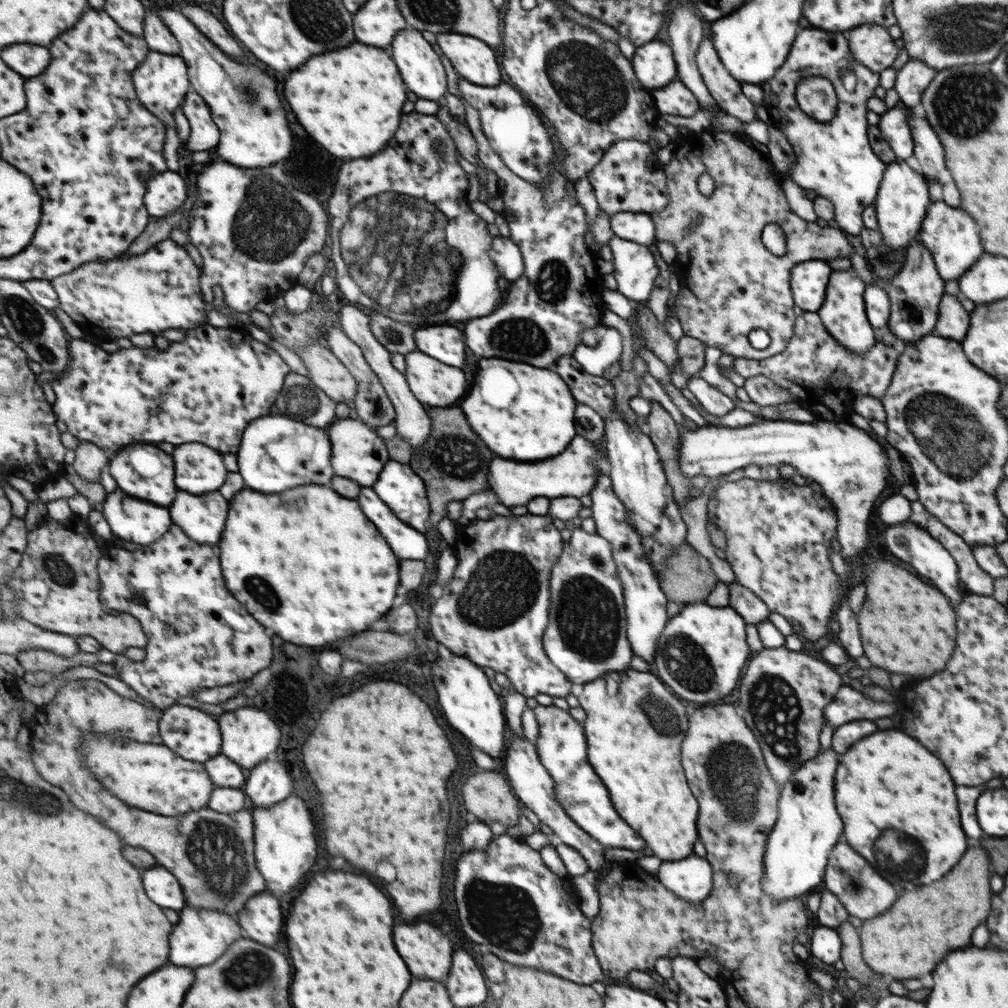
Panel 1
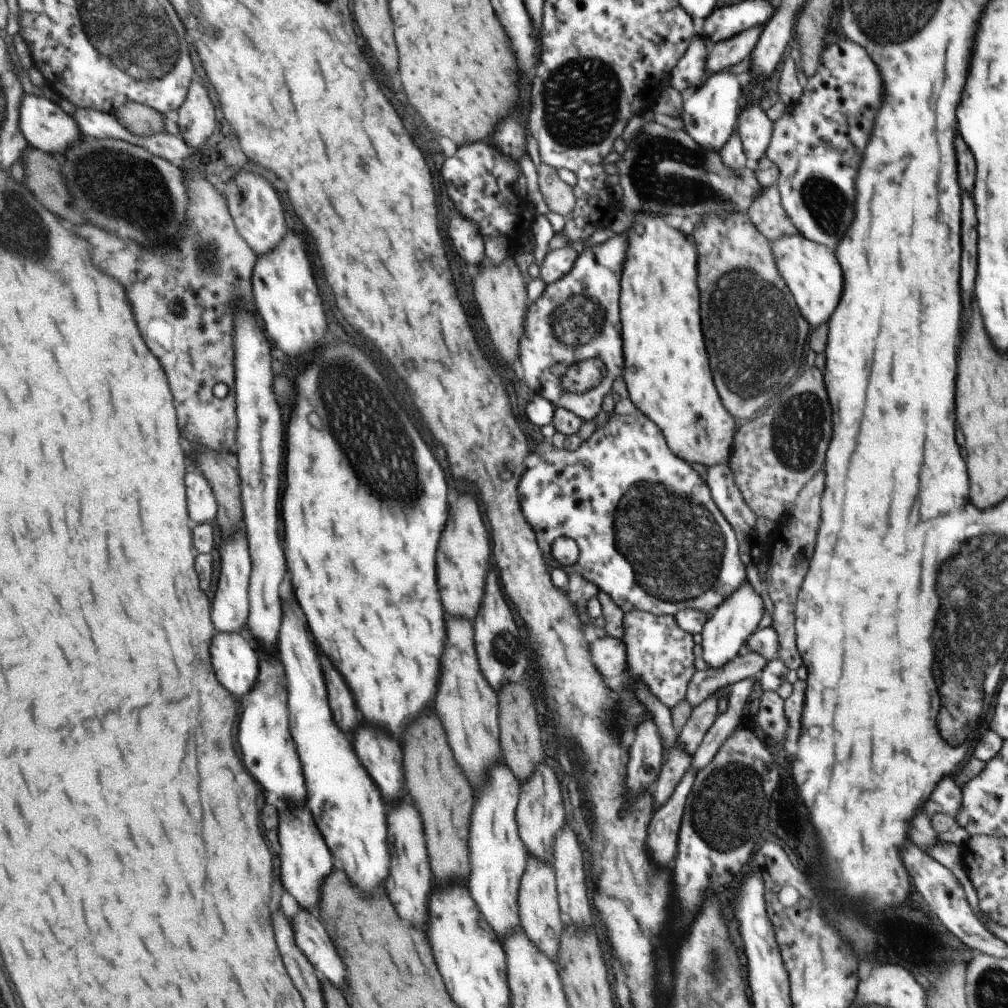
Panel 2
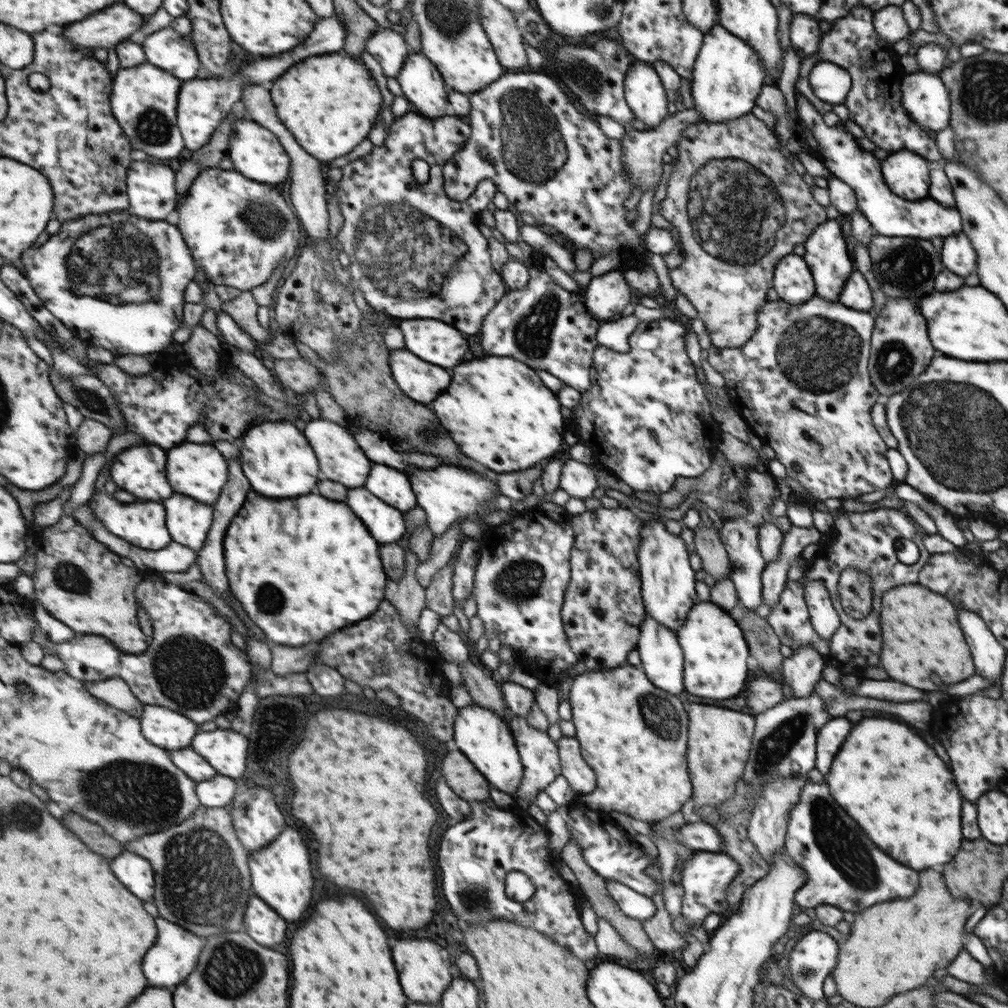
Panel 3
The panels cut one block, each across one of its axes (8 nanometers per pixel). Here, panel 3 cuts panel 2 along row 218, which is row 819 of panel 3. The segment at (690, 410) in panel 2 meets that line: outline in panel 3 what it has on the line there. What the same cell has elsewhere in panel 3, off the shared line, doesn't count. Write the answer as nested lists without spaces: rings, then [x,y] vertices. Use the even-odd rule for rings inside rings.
[[[627,664],[607,672],[583,672],[575,676],[569,686],[567,700],[571,704],[571,722],[575,726],[575,738],[579,742],[581,758],[591,768],[591,772],[595,772],[597,780],[595,790],[581,796],[581,802],[585,802],[587,808],[593,808],[595,814],[625,814],[641,826],[669,820],[669,814],[673,812],[679,814],[679,808],[691,798],[691,784],[685,768],[687,716],[683,704],[675,696],[655,688],[647,680],[643,670]],[[657,718],[659,726],[663,726],[665,732],[677,728],[677,738],[661,736],[661,732],[657,732]]]

